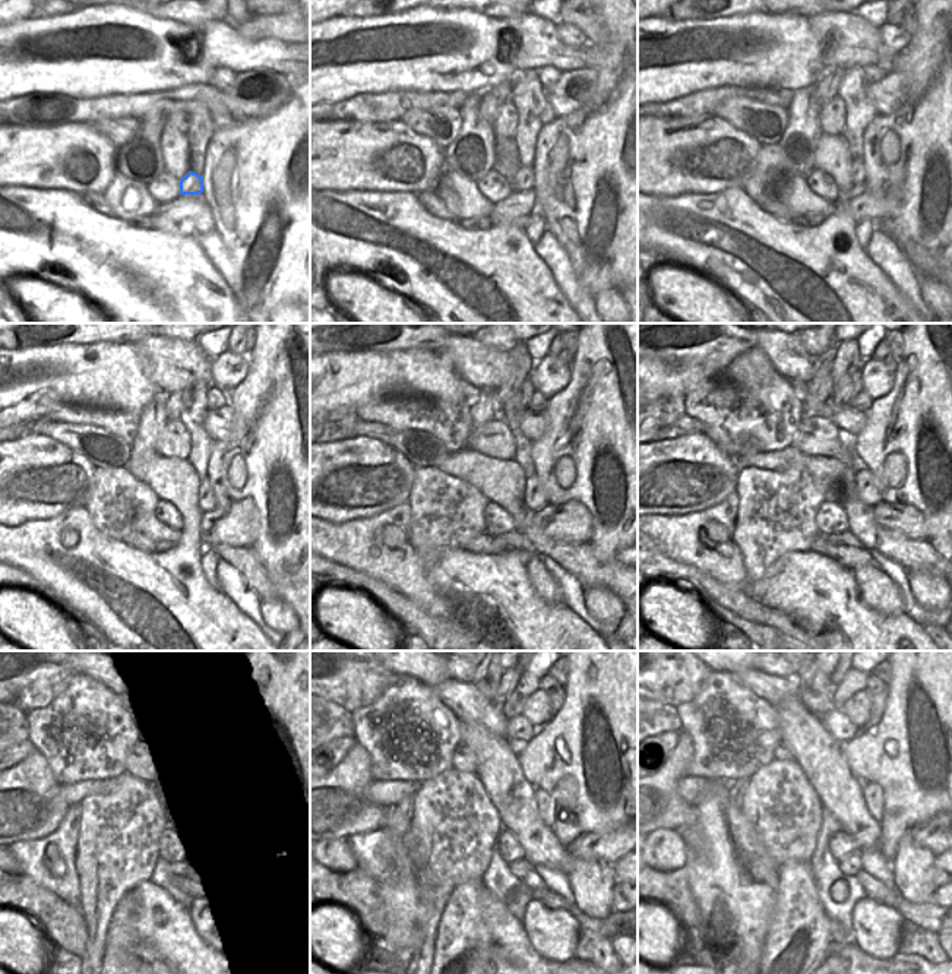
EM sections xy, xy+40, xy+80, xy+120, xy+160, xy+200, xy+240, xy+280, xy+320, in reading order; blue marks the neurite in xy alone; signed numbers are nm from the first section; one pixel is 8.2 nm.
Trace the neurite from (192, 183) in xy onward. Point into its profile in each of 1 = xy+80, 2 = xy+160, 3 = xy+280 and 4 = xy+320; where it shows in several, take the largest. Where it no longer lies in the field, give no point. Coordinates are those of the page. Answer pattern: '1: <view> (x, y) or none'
1: xy+80 (859, 173)
2: xy+160 (535, 499)
3: xy+280 (546, 805)
4: xy+320 (872, 793)

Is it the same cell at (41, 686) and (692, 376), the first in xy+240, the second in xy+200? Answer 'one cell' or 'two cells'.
two cells

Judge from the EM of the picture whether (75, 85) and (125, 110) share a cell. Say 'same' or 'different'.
different

